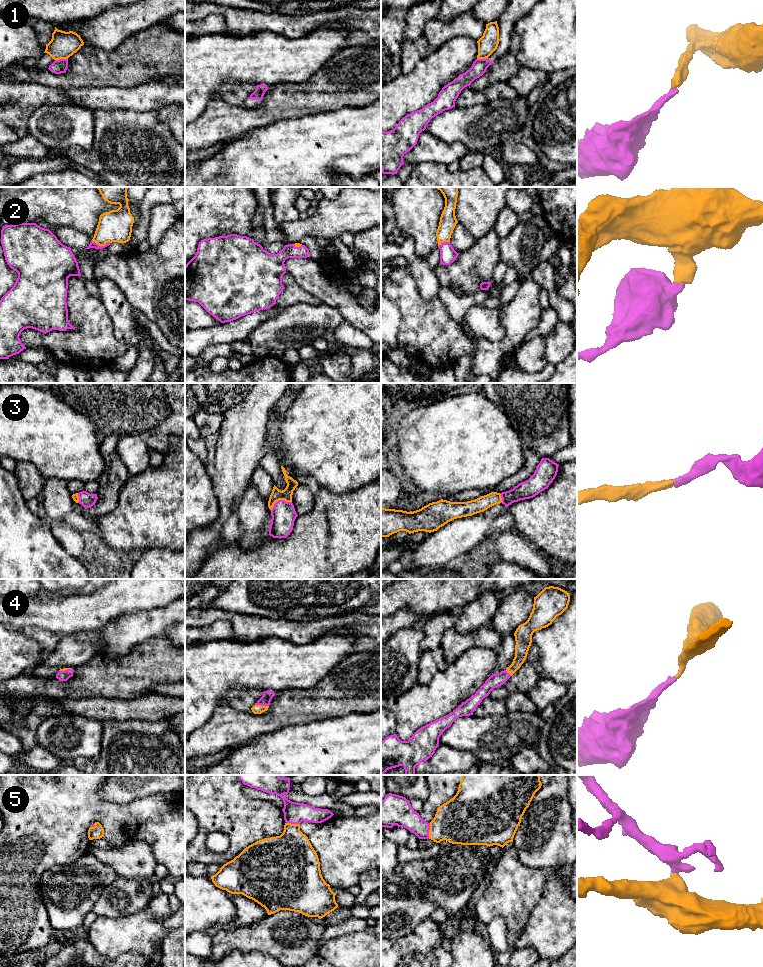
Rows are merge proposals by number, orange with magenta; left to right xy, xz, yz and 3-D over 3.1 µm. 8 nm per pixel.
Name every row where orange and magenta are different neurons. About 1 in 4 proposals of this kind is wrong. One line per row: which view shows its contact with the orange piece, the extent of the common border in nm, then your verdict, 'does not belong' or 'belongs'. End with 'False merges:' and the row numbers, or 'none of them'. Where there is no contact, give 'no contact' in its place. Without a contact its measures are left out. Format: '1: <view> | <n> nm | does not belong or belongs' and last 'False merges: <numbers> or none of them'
1: xy | 110 nm | does not belong
2: xy | 140 nm | belongs
3: xz | 180 nm | belongs
4: xz | 110 nm | belongs
5: yz | 120 nm | belongs
False merges: 1

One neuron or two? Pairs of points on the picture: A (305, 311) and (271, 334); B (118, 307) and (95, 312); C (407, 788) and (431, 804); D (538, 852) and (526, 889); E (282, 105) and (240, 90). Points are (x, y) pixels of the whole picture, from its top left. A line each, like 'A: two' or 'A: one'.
A: one
B: two
C: two
D: two
E: two

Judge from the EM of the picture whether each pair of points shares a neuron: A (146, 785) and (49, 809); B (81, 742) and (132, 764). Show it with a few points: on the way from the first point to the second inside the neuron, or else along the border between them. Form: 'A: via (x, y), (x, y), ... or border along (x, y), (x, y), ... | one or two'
A: border along (100, 786), (99, 794), (105, 800), (123, 804) | two
B: border along (103, 727), (100, 756), (95, 761), (78, 758) | two

